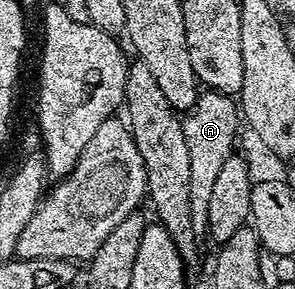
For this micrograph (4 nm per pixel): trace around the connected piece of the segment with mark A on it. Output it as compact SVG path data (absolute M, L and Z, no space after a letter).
M204 90L191 112L182 120L186 150L190 150L190 222L197 238L208 236L208 211L210 198L214 194L214 181L222 171L222 166L226 166L226 162L234 156L232 146L234 150L238 142L236 116L238 120L238 104L231 95Z

